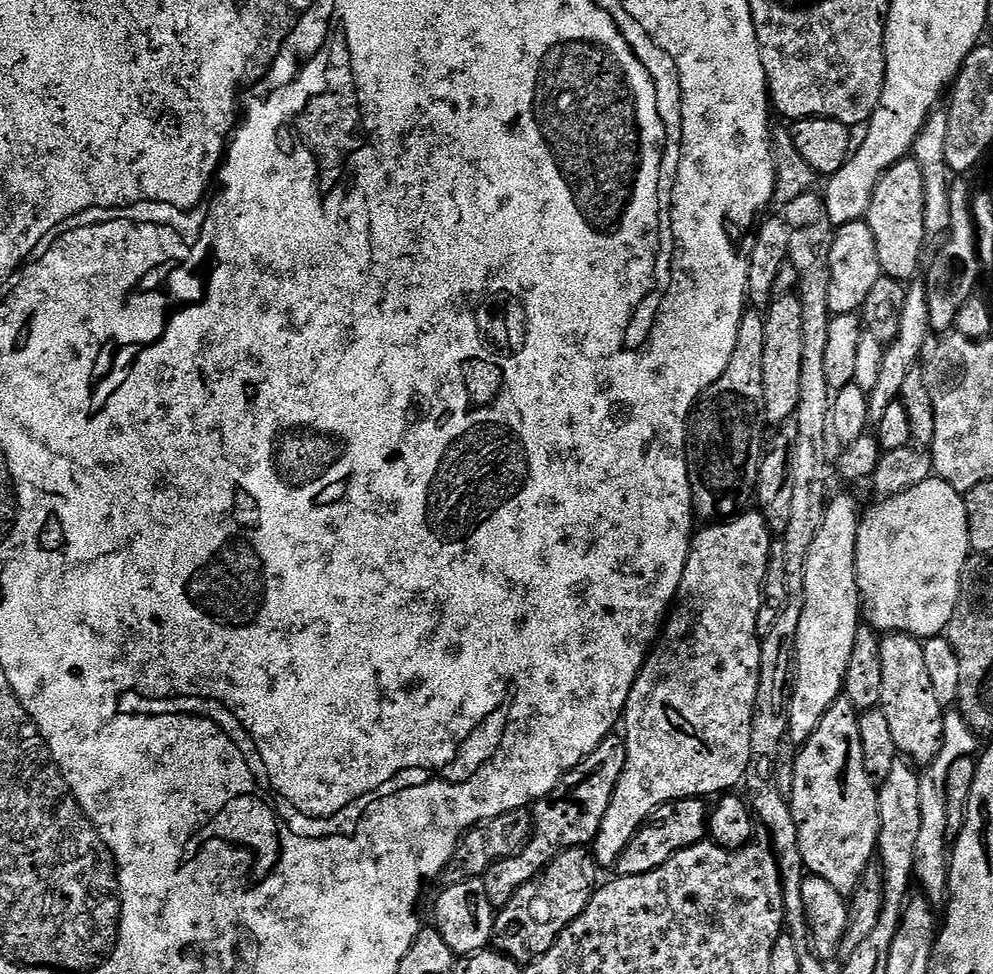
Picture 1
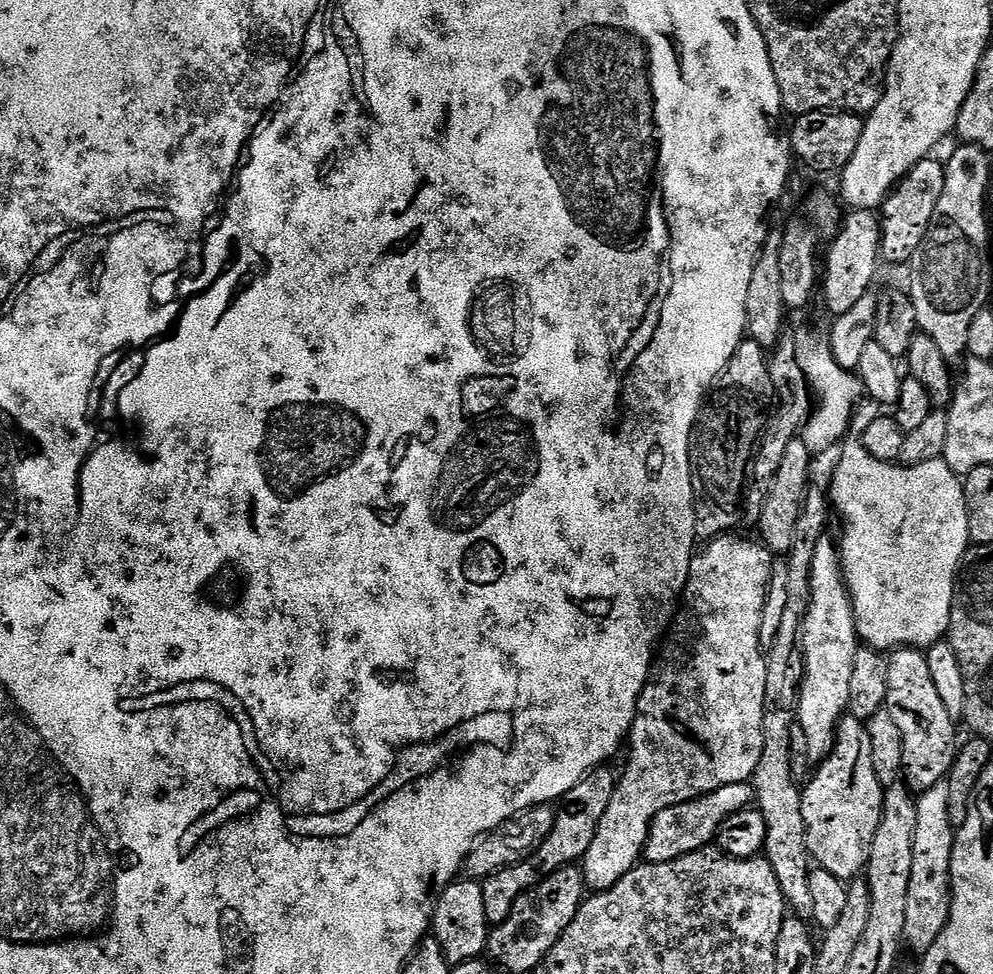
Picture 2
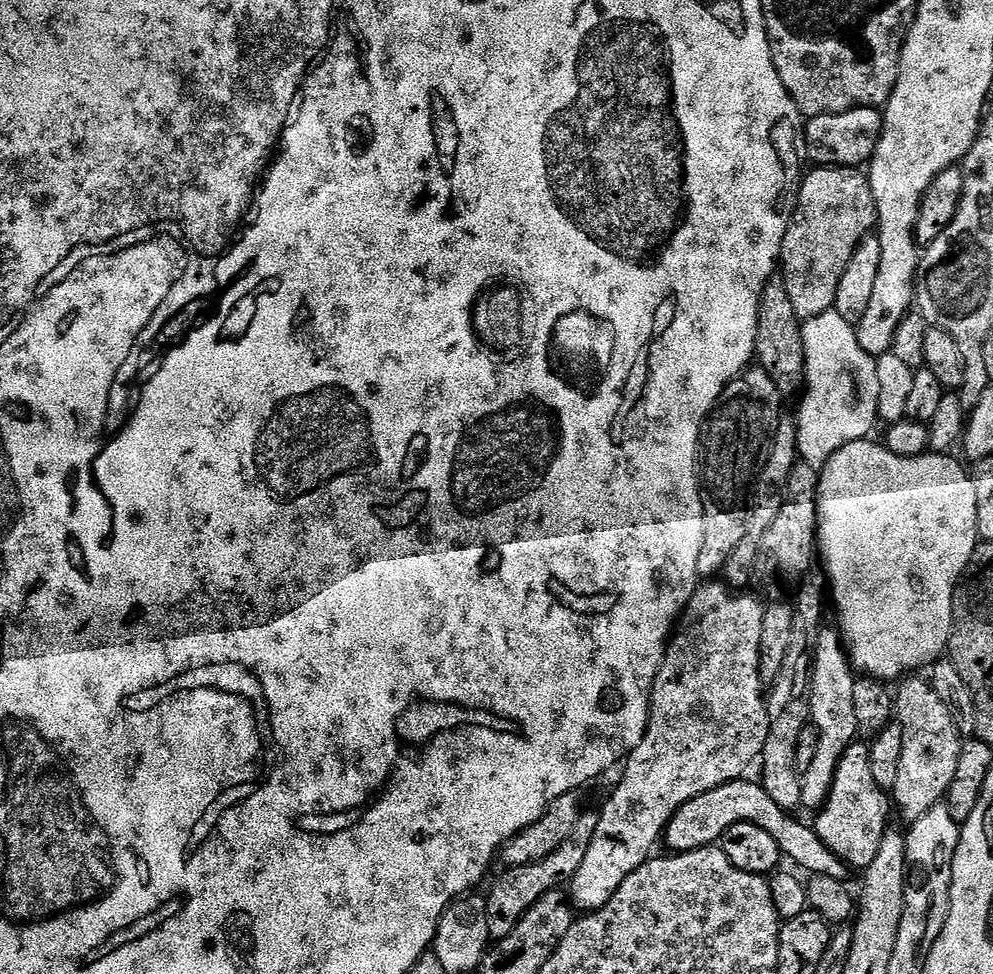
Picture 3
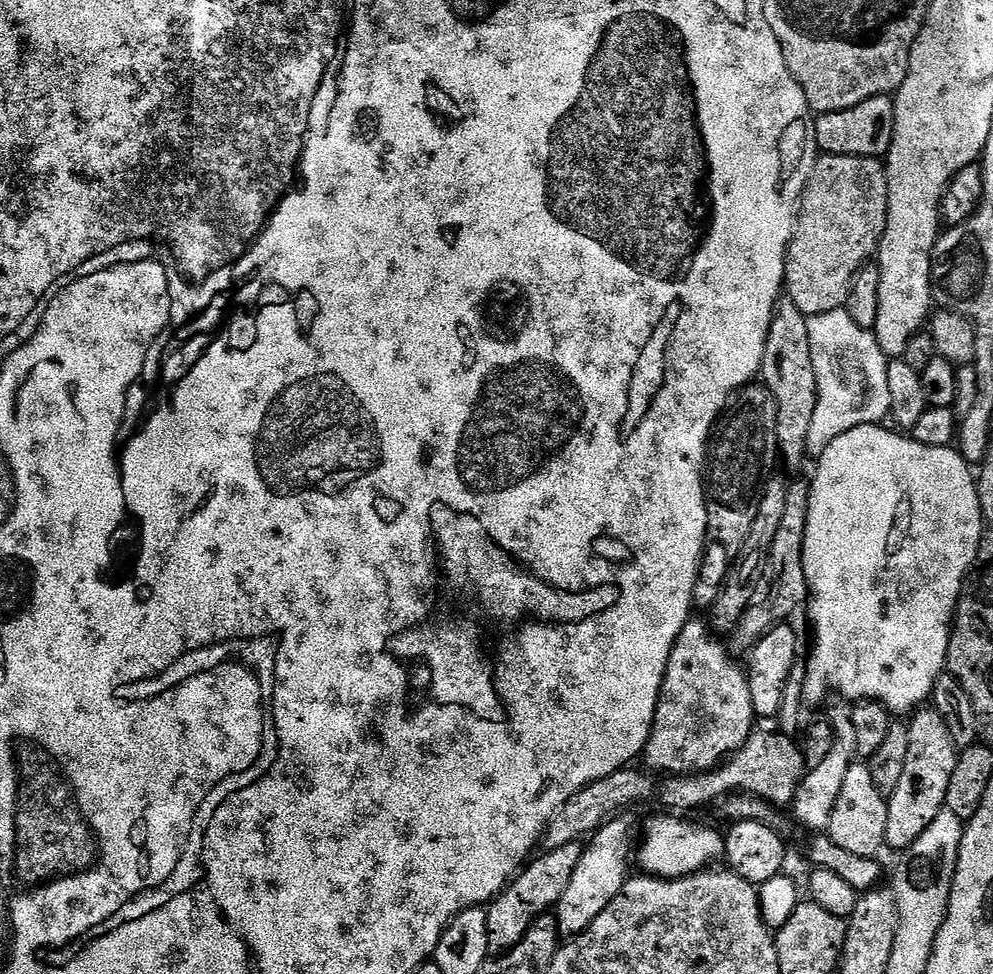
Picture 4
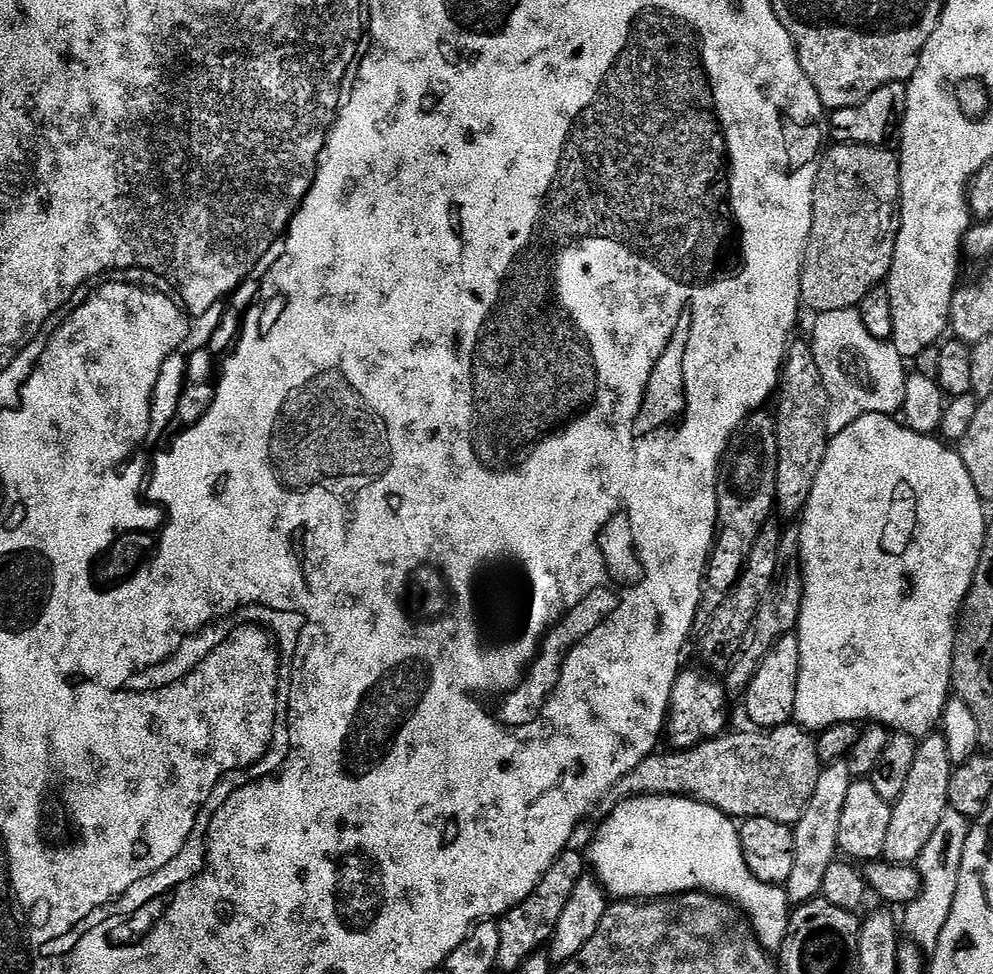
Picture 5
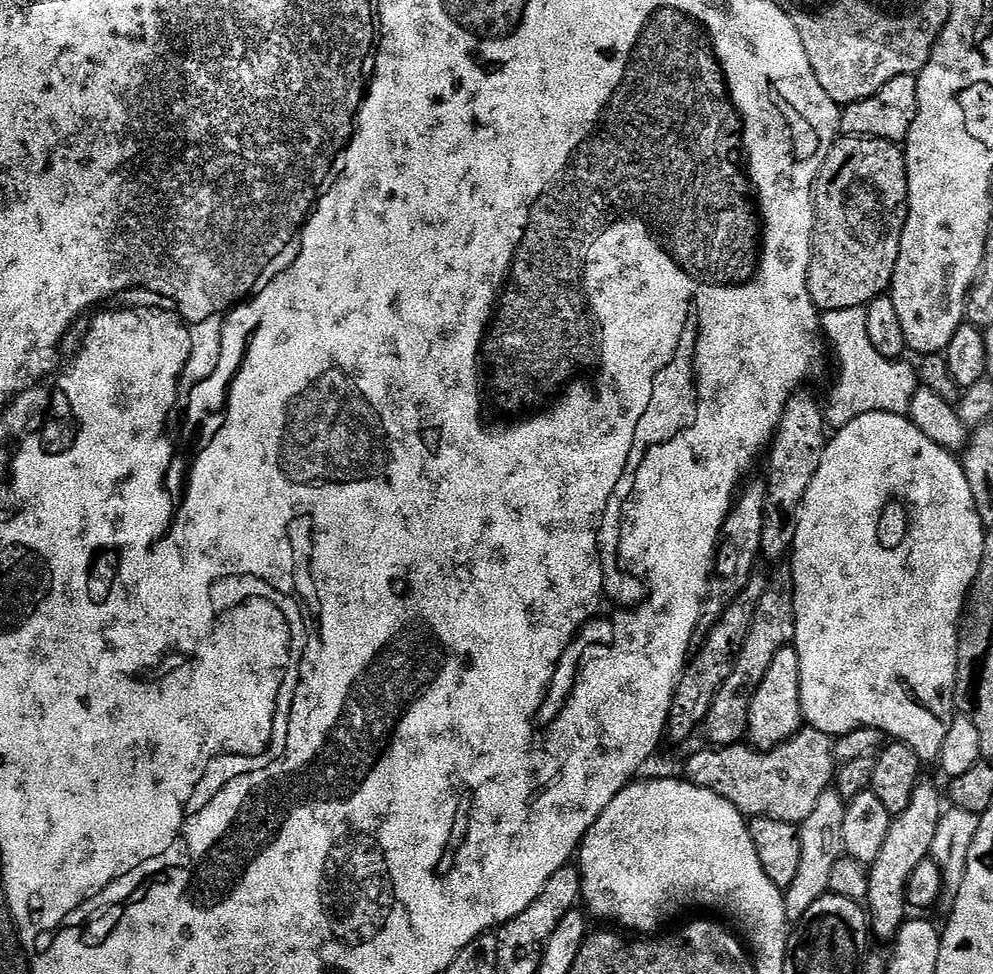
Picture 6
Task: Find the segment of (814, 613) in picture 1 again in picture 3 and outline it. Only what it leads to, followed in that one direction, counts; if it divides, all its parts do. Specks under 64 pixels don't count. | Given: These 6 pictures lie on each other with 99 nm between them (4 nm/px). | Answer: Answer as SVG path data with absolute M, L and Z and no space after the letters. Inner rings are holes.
M821 627L820 637L812 655L812 693L810 694L810 724L820 737L816 740L816 753L802 772L801 805L806 809L823 808L836 778L836 771L844 752L857 739L854 718L854 686L858 676L850 659L849 649L835 627ZM836 631L836 632L835 632Z

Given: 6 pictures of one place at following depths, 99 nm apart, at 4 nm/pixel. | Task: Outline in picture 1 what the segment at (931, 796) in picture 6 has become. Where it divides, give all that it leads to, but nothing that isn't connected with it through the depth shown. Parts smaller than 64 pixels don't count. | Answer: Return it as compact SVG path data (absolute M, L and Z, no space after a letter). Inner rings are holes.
M903 632L885 635L880 642L882 654L882 698L879 709L886 714L886 722L890 722L890 735L894 738L897 753L903 759L916 766L927 766L938 758L938 750L942 750L942 730L944 729L945 709L940 706L934 694L933 683L930 682L929 671L926 670L924 645L917 637L906 636Z

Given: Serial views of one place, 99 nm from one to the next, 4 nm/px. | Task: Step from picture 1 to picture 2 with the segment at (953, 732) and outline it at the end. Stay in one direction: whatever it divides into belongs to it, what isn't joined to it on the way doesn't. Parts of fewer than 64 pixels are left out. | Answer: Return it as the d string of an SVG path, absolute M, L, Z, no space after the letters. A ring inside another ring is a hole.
M947 783L936 784L916 800L918 826L914 830L914 870L910 870L910 894L906 896L906 922L903 943L917 954L934 946L946 926L952 909L952 847L956 832L950 816Z

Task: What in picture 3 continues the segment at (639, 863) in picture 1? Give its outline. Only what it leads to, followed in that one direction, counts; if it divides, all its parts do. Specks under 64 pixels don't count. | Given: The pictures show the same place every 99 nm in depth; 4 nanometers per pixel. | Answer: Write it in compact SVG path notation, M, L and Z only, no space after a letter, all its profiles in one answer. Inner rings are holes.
M748 779L731 780L730 783L718 786L682 805L664 829L663 843L668 843L672 847L669 849L676 854L692 852L696 848L715 845L724 837L726 830L730 830L735 824L753 824L762 826L762 830L766 830L766 834L770 834L770 838L778 842L781 857L788 859L789 856L798 867L805 868L808 874L847 881L849 865L840 860L838 854L834 854L834 850L830 850L826 842L822 842L822 838L818 838L815 827L811 823L803 824L802 821L795 820L797 817L793 813L782 810L782 806L778 806L778 802L774 802L774 798L766 794L763 783L756 781L755 784Z

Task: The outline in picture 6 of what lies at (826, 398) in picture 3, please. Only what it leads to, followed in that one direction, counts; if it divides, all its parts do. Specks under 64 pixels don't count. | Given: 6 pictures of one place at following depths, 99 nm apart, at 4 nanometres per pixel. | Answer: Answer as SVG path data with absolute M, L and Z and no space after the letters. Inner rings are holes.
M866 307L851 308L850 310L830 310L823 313L820 318L820 327L827 343L836 351L836 364L840 369L836 372L836 385L826 400L826 420L833 429L845 428L854 418L871 412L899 412L907 413L918 389L917 369L904 364L903 359L891 360L878 350L874 350L874 342L870 342L870 334L866 330Z

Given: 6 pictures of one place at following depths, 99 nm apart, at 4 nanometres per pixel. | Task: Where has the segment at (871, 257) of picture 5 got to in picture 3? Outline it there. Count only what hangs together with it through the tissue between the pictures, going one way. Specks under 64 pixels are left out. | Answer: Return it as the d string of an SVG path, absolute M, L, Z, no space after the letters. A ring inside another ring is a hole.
M813 167L813 172L799 181L800 193L794 199L792 223L786 230L778 261L786 282L786 294L794 305L794 314L802 322L823 312L833 311L838 294L838 282L854 258L854 250L877 227L876 203L867 175L859 167Z

